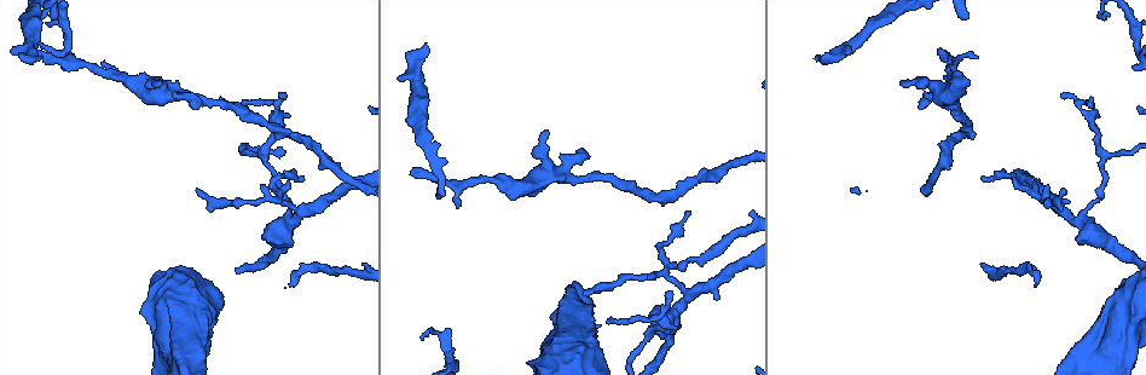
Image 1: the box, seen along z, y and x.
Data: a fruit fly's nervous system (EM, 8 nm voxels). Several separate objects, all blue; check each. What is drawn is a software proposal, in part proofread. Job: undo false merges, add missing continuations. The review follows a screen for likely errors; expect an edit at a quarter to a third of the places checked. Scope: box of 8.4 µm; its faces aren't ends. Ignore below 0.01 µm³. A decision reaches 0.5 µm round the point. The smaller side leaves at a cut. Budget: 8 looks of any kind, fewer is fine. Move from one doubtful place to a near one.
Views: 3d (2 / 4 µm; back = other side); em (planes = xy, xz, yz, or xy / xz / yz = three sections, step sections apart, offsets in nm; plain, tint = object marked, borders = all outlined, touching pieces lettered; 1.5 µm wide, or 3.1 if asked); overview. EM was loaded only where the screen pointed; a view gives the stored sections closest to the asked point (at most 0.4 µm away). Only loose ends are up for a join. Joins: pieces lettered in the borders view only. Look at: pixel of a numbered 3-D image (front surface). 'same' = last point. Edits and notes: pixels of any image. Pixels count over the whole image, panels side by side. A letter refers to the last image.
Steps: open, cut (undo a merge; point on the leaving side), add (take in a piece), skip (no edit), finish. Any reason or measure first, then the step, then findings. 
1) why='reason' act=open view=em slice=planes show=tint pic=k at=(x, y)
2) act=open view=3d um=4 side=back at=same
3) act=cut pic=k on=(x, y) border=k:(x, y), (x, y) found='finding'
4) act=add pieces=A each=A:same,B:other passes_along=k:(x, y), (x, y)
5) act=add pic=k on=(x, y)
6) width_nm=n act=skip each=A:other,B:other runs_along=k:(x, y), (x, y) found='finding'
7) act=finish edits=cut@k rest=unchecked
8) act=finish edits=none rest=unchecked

act=open view=em slice=planes show=tint pic=1 at=(680, 264)

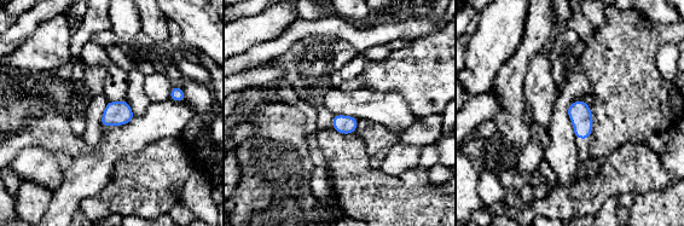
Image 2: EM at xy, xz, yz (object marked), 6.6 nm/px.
act=open view=em slice=planes show=borders at=same

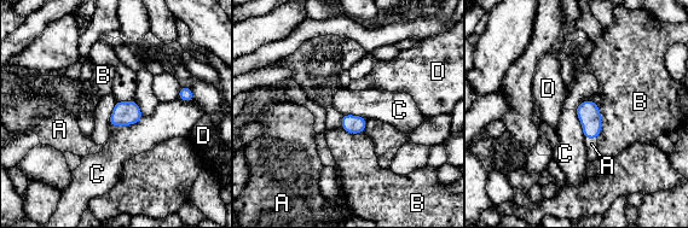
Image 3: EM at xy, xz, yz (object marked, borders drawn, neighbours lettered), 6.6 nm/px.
longest_contact=B:240nm act=add pieces=A each=A:same,B:other,C:other,D:other found='it goes on there'

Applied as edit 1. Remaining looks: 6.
why='branch stops here' act=open view=3d um=2 side=back pic=1 at=(982, 175)

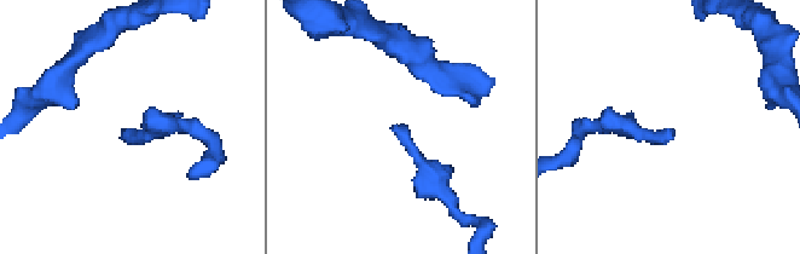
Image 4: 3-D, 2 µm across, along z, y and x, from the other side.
act=open view=em slice=planes show=borders pic=4 at=(133, 128)

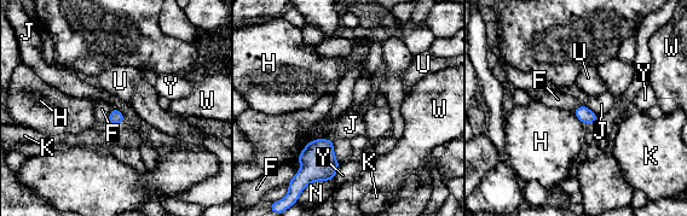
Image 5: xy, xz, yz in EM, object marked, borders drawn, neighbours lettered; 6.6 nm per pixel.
act=skip each=F:other,H:other,J:other,K:other,N:other,U:other,W:other,Y:other border=5:(113, 108), (108, 116), (108, 122) found='none of them fits'

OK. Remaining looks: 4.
why='an open end' act=open view=em slice=planes show=borders pic=1 at=(940, 50)

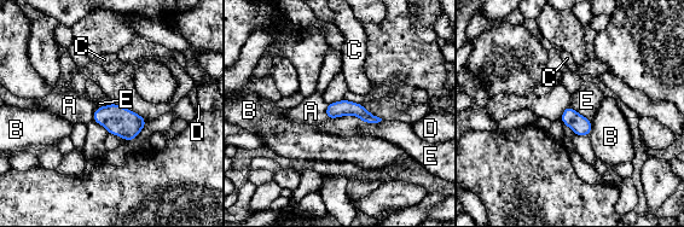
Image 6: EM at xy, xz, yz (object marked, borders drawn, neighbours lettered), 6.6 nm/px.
longest_contact=E:360nm act=add pieces=A each=A:same,B:other,C:other,D:other,E:other passes_along=6:(343, 108), (325, 111), (311, 111) found='the cell continues'

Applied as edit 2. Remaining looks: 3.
act=finish edits=add@3,add@6 rest=unchecked

